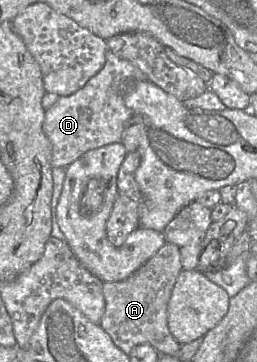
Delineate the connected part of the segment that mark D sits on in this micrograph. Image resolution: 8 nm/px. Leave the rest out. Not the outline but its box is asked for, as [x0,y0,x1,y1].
[43,50,147,168]

